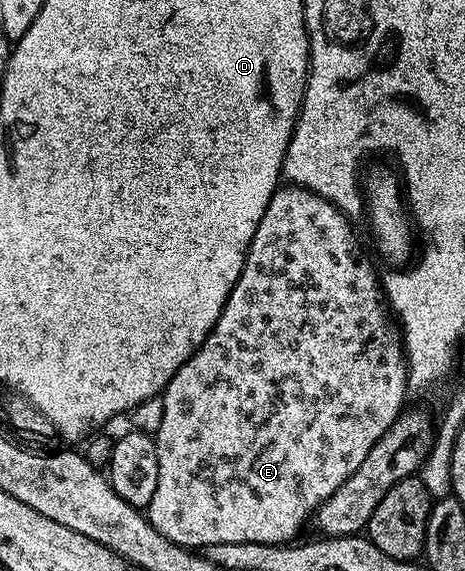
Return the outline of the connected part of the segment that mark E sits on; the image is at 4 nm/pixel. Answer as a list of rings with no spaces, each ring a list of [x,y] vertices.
[[[286,184],[274,191],[268,208],[256,228],[256,236],[252,236],[252,244],[246,253],[244,268],[240,272],[240,276],[236,280],[228,300],[224,304],[220,320],[216,320],[212,332],[204,340],[204,344],[181,366],[176,372],[176,376],[172,376],[172,380],[160,395],[164,404],[164,420],[160,420],[160,428],[154,439],[156,454],[159,457],[159,480],[156,482],[156,490],[148,507],[148,517],[151,524],[160,533],[168,536],[168,540],[172,540],[176,544],[187,548],[205,548],[212,544],[234,544],[236,542],[277,542],[286,544],[291,540],[297,539],[301,535],[298,533],[301,532],[302,525],[309,518],[311,521],[312,515],[317,511],[319,504],[324,500],[328,500],[328,496],[332,496],[332,492],[336,492],[336,488],[340,488],[340,484],[344,484],[344,480],[348,480],[348,476],[352,476],[352,472],[356,472],[356,468],[360,468],[360,463],[364,460],[364,456],[368,456],[368,452],[372,452],[372,448],[382,439],[384,432],[397,420],[399,414],[403,413],[404,407],[407,405],[407,403],[405,404],[406,394],[408,395],[406,352],[402,349],[402,336],[399,327],[392,321],[391,311],[387,307],[386,299],[382,292],[379,271],[374,271],[374,266],[369,262],[369,257],[365,253],[356,254],[356,258],[350,258],[346,254],[348,240],[330,240],[330,210],[332,208],[333,205],[330,202],[327,206],[324,206],[324,199],[320,195],[311,190],[305,190],[302,186]]]

